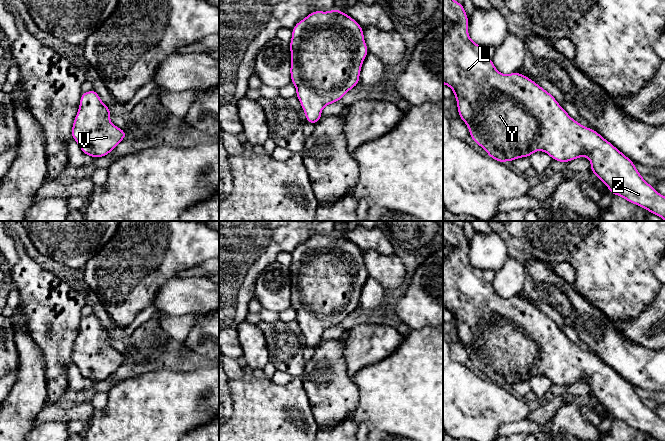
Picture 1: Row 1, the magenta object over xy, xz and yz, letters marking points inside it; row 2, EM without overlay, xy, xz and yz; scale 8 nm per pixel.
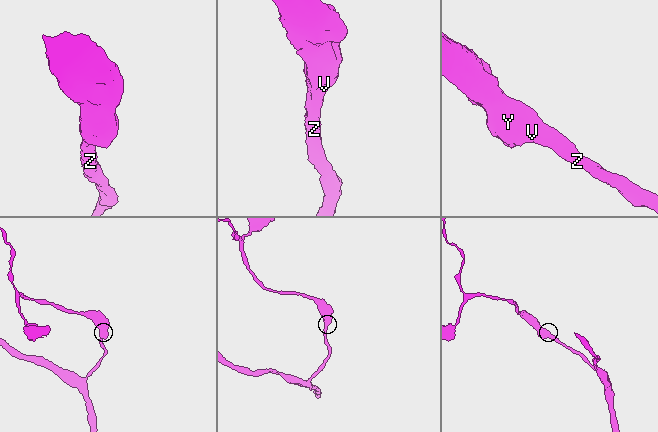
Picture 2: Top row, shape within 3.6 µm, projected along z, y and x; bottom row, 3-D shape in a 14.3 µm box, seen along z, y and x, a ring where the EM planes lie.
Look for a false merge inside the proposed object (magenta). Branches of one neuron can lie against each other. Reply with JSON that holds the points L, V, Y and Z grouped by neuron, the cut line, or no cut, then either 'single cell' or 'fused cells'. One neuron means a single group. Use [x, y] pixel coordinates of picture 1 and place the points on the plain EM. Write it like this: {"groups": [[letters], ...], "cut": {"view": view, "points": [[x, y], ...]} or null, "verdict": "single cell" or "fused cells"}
{"groups": [["L", "V", "Y", "Z"]], "cut": null, "verdict": "single cell"}

